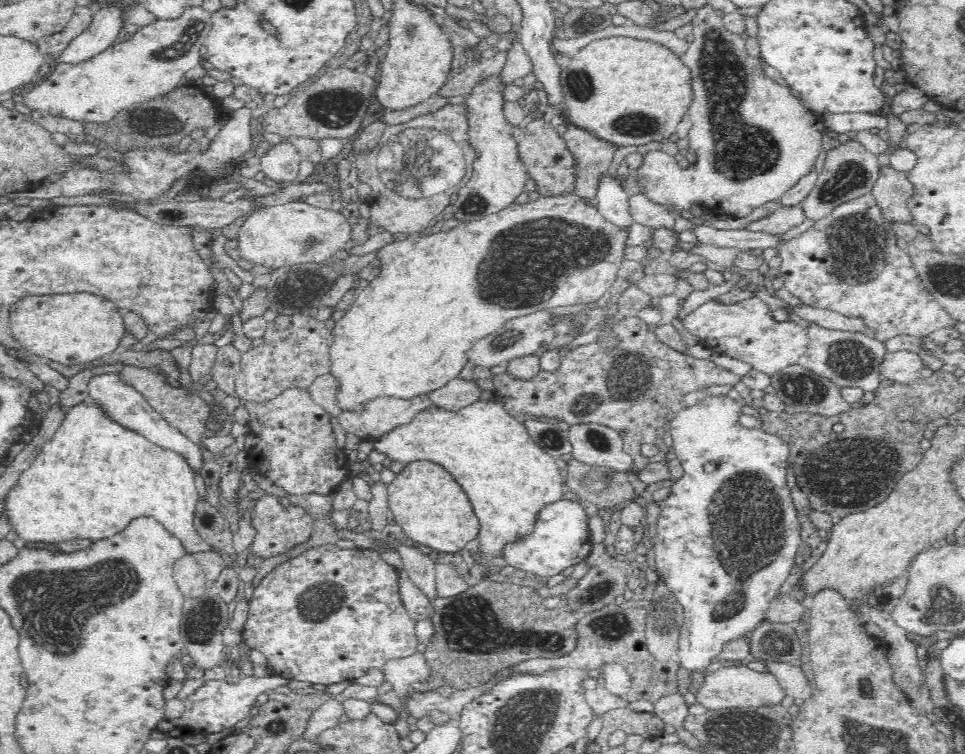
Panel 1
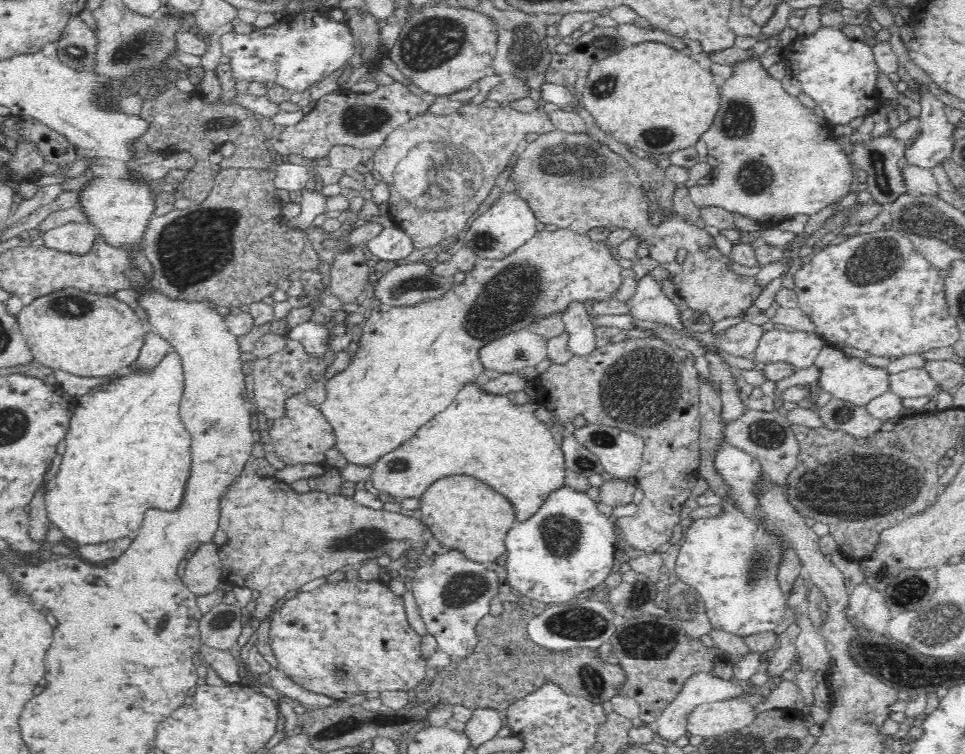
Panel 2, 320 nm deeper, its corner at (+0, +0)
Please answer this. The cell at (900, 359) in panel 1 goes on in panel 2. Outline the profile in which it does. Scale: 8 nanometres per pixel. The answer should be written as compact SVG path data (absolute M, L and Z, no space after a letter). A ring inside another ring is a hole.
M908 369L889 374L889 390L901 398L934 395L937 385L925 369Z

